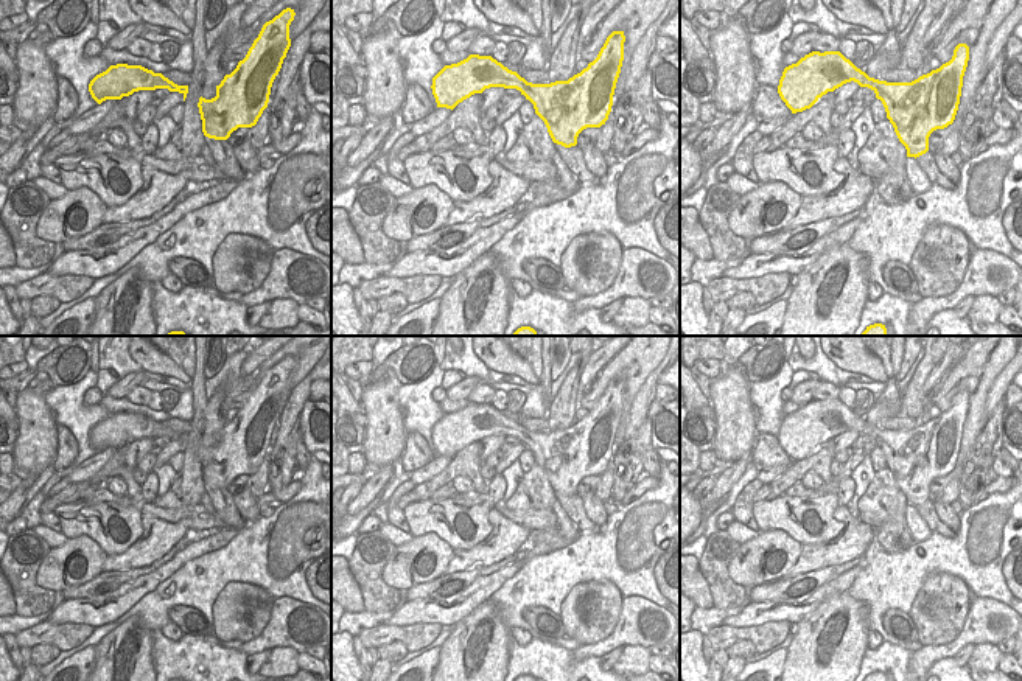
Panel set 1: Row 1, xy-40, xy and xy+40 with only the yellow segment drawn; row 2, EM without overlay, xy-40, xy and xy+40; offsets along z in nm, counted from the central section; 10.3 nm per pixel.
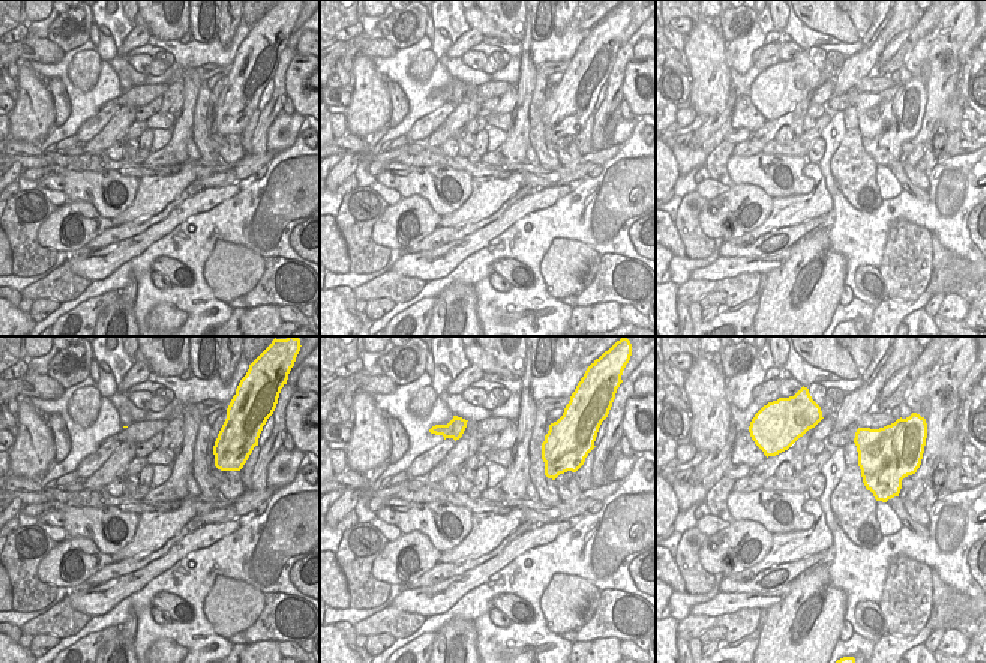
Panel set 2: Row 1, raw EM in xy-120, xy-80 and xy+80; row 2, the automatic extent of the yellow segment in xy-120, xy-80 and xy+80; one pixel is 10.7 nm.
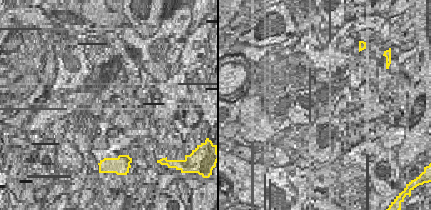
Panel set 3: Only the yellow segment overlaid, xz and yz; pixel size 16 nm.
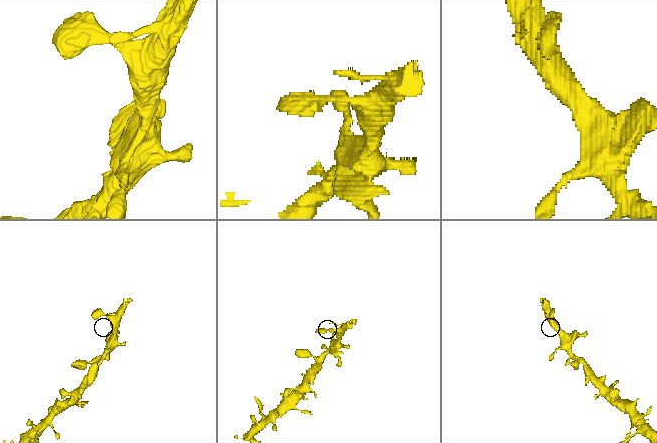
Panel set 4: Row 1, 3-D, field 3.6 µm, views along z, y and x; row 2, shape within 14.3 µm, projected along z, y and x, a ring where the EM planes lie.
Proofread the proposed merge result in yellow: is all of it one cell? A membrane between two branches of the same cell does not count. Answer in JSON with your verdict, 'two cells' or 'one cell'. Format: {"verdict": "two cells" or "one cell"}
{"verdict": "one cell"}

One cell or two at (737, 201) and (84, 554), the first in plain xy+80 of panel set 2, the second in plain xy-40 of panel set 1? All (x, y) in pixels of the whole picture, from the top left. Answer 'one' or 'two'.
one

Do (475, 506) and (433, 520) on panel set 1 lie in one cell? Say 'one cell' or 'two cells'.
one cell

